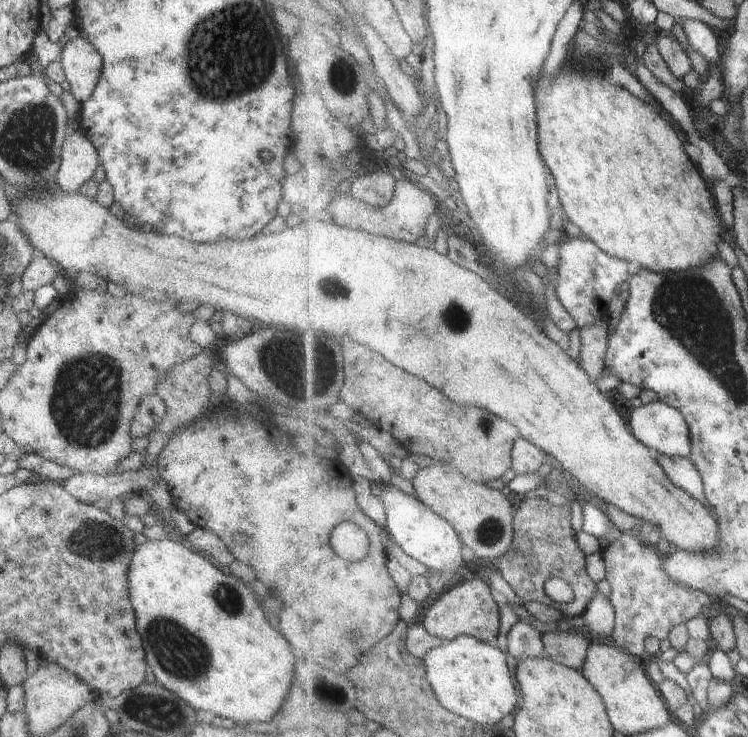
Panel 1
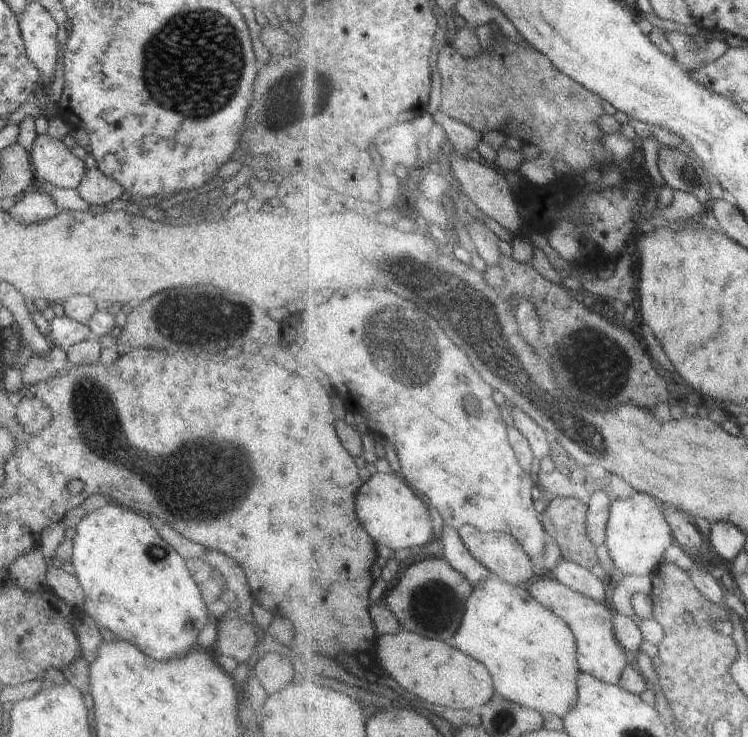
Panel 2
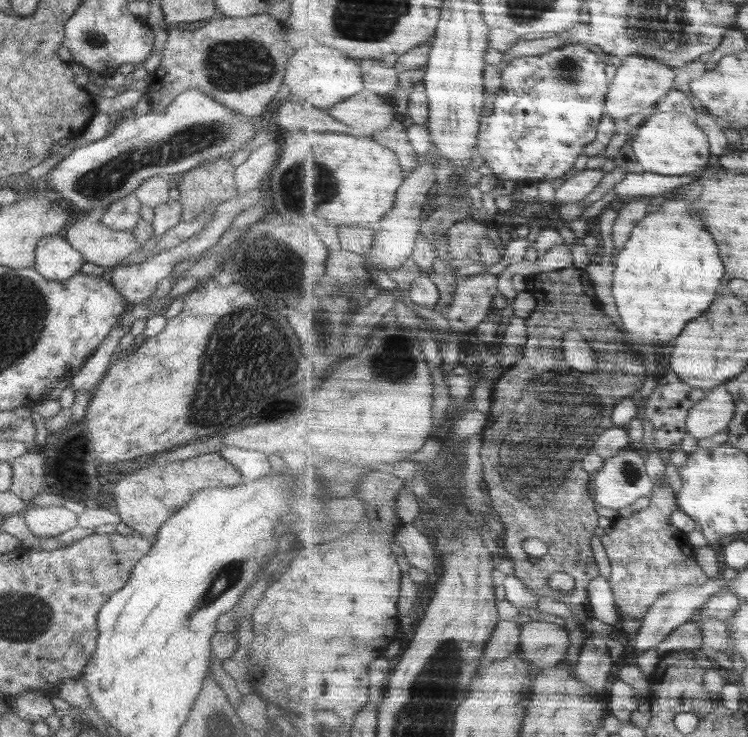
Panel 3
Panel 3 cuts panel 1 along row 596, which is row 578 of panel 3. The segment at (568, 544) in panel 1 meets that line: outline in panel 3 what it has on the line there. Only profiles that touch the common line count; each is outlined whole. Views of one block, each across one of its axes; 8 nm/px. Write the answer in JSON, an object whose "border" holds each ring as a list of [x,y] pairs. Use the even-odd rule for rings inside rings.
{"border":[[[566,267],[565,269],[554,270],[549,272],[541,272],[538,274],[533,274],[526,280],[527,287],[526,289],[530,291],[534,296],[539,300],[537,309],[534,314],[528,319],[528,344],[525,346],[525,355],[518,361],[518,364],[515,364],[511,370],[506,373],[496,384],[495,386],[495,401],[493,406],[493,411],[490,419],[490,423],[484,432],[484,447],[481,449],[482,460],[484,461],[484,478],[492,487],[491,499],[495,503],[496,514],[499,515],[500,520],[504,522],[504,541],[506,548],[509,553],[509,557],[512,558],[513,562],[516,564],[516,576],[528,587],[532,592],[534,592],[539,598],[541,596],[548,596],[555,601],[564,602],[566,606],[572,610],[572,616],[574,616],[574,621],[578,624],[578,629],[584,633],[584,647],[587,643],[587,640],[593,636],[592,632],[589,632],[585,628],[586,622],[595,617],[594,610],[590,610],[592,604],[590,602],[590,586],[594,580],[598,579],[600,576],[600,566],[596,562],[596,556],[594,556],[594,550],[592,550],[592,538],[598,536],[598,528],[602,528],[602,512],[598,512],[598,501],[595,499],[595,492],[592,490],[593,474],[591,472],[585,472],[583,462],[585,458],[594,450],[598,439],[601,438],[603,434],[609,428],[615,426],[613,421],[613,414],[615,408],[626,398],[632,397],[636,392],[642,392],[646,380],[650,380],[650,372],[654,372],[654,368],[650,368],[650,360],[646,360],[647,350],[642,350],[640,346],[634,348],[634,340],[630,340],[630,336],[626,336],[624,332],[618,332],[612,316],[608,316],[604,310],[602,310],[602,304],[600,304],[600,299],[597,298],[597,288],[593,280],[593,276],[588,272],[588,270],[582,270],[576,267]],[[532,326],[558,326],[558,328],[566,328],[566,330],[582,330],[581,334],[588,336],[588,340],[594,340],[590,342],[594,346],[597,357],[599,358],[599,369],[594,372],[583,372],[574,368],[567,360],[564,360],[564,340],[562,338],[534,338],[534,332],[530,332]],[[534,537],[539,537],[542,541],[545,541],[550,547],[549,553],[542,558],[536,558],[536,556],[530,556],[526,552],[526,540],[534,540]],[[554,572],[568,572],[576,578],[576,590],[572,592],[562,592],[560,590],[554,590],[550,586],[550,578]]]}

